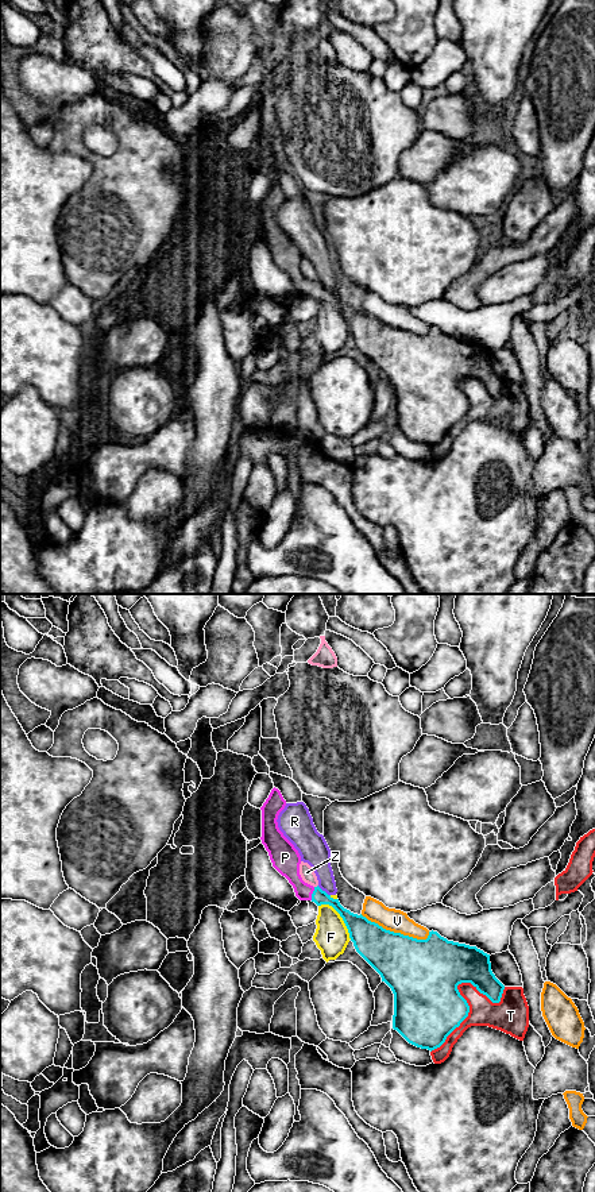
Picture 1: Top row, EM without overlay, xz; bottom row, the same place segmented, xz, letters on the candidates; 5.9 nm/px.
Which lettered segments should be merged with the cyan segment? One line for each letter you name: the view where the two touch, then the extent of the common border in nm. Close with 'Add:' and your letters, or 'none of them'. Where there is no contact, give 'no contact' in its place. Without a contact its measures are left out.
P: xz | 80 nm
Add: P

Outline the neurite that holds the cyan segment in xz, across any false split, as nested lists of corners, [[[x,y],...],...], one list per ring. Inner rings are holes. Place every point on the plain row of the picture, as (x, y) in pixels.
[[[273,184],[262,205],[262,239],[268,247],[273,262],[293,281],[300,296],[312,296],[317,301],[329,300],[343,313],[349,333],[356,347],[380,370],[394,389],[393,424],[409,439],[428,445],[440,443],[447,432],[468,412],[470,401],[460,390],[457,381],[471,378],[492,398],[499,398],[505,381],[491,366],[490,350],[470,342],[448,336],[437,327],[429,327],[426,335],[417,335],[401,328],[383,324],[368,316],[362,309],[344,304],[339,294],[333,294],[318,281],[305,278],[300,270],[301,251],[294,240],[278,223],[278,211],[285,204],[286,196],[278,184]]]

